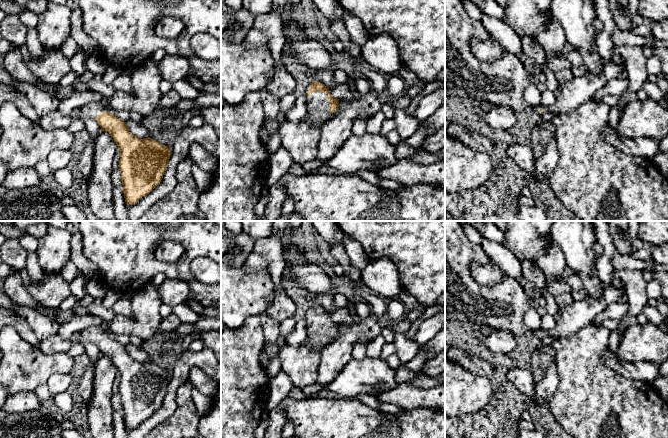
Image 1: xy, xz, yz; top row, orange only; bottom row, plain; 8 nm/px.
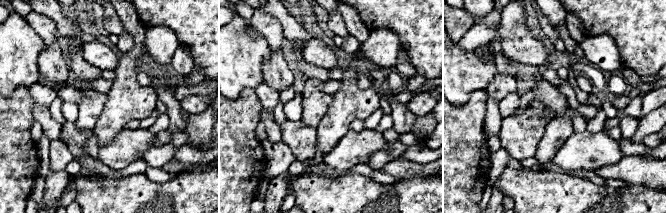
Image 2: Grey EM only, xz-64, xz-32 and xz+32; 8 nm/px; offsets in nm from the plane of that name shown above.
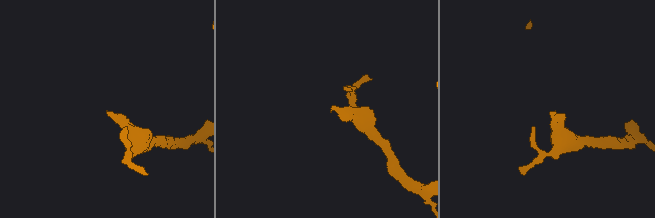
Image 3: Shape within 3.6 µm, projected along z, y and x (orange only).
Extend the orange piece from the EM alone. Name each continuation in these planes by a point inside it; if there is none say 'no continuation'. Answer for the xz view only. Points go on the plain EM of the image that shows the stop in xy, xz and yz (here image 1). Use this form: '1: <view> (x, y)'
1: xz (318, 336)

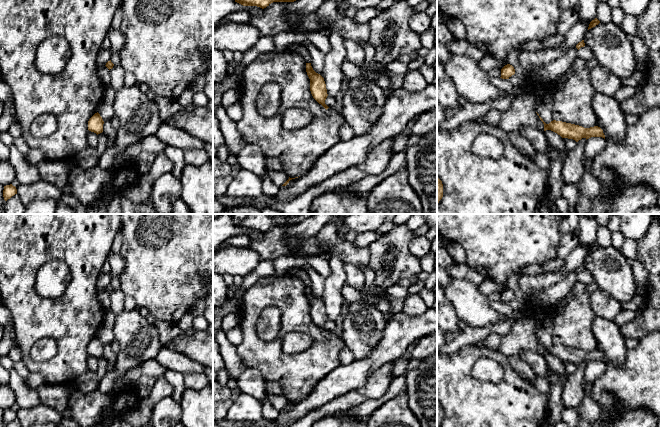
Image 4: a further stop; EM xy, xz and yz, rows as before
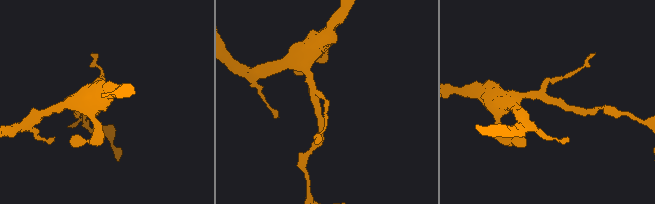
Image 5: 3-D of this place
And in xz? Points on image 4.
no continuation

